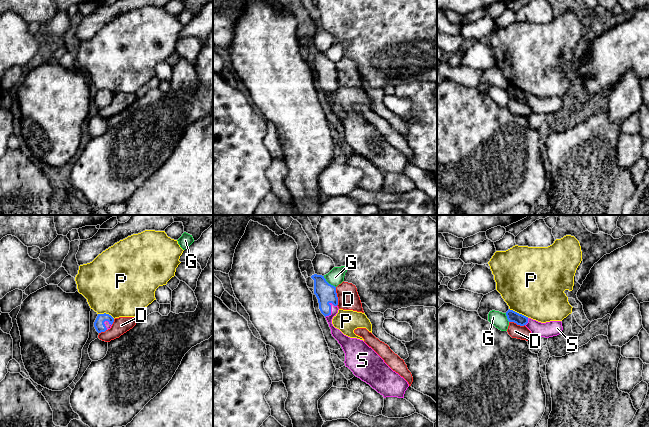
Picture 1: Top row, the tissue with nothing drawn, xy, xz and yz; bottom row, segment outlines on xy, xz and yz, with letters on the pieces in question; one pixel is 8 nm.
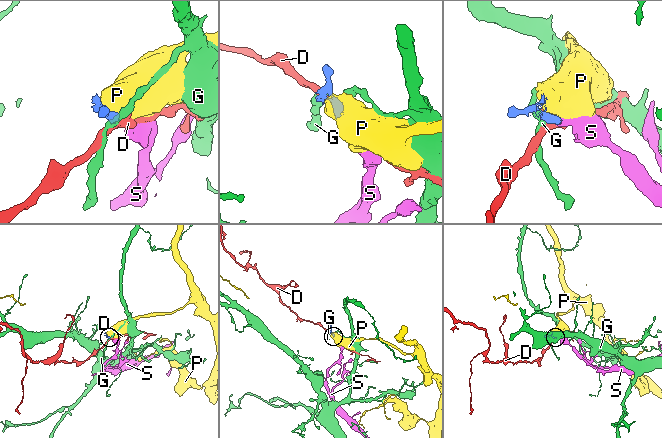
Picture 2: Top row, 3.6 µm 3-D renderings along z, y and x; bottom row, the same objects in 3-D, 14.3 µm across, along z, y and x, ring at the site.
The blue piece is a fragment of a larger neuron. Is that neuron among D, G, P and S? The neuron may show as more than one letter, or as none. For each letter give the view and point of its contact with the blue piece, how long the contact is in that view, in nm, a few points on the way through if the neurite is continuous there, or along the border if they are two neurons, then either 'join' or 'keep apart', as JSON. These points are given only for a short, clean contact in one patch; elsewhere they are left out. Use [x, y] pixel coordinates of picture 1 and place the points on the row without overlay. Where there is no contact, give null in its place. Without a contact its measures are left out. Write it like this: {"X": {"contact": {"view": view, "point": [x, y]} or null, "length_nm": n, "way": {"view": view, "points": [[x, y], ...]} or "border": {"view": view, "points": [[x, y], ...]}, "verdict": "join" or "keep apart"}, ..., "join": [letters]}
{"D": {"contact": {"view": "xz", "point": [336, 72]}, "length_nm": 150, "border": {"view": "xz", "points": [[335, 63], [337, 81]]}, "verdict": "keep apart"}, "G": {"contact": {"view": "xz", "point": [328, 59]}, "length_nm": 140, "border": {"view": "xz", "points": [[323, 52], [335, 63]]}, "verdict": "keep apart"}, "P": {"contact": {"view": "yz", "point": [518, 89]}, "length_nm": 180, "border": {"view": "yz", "points": [[509, 84], [528, 93]]}, "verdict": "keep apart"}, "S": {"contact": {"view": "xz", "point": [330, 85]}, "length_nm": 140, "way": {"view": "xz", "points": [[326, 69], [330, 85], [330, 101], [336, 109]]}, "verdict": "join"}, "join": ["S"]}

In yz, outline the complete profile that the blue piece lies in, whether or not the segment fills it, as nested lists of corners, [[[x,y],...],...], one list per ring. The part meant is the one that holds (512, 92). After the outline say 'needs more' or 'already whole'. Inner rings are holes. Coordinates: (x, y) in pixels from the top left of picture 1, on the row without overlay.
[[[510,85],[506,88],[506,92],[509,98],[514,98],[520,102],[525,101],[531,107],[533,113],[549,114],[559,111],[563,106],[561,97],[541,99]]] | needs more

